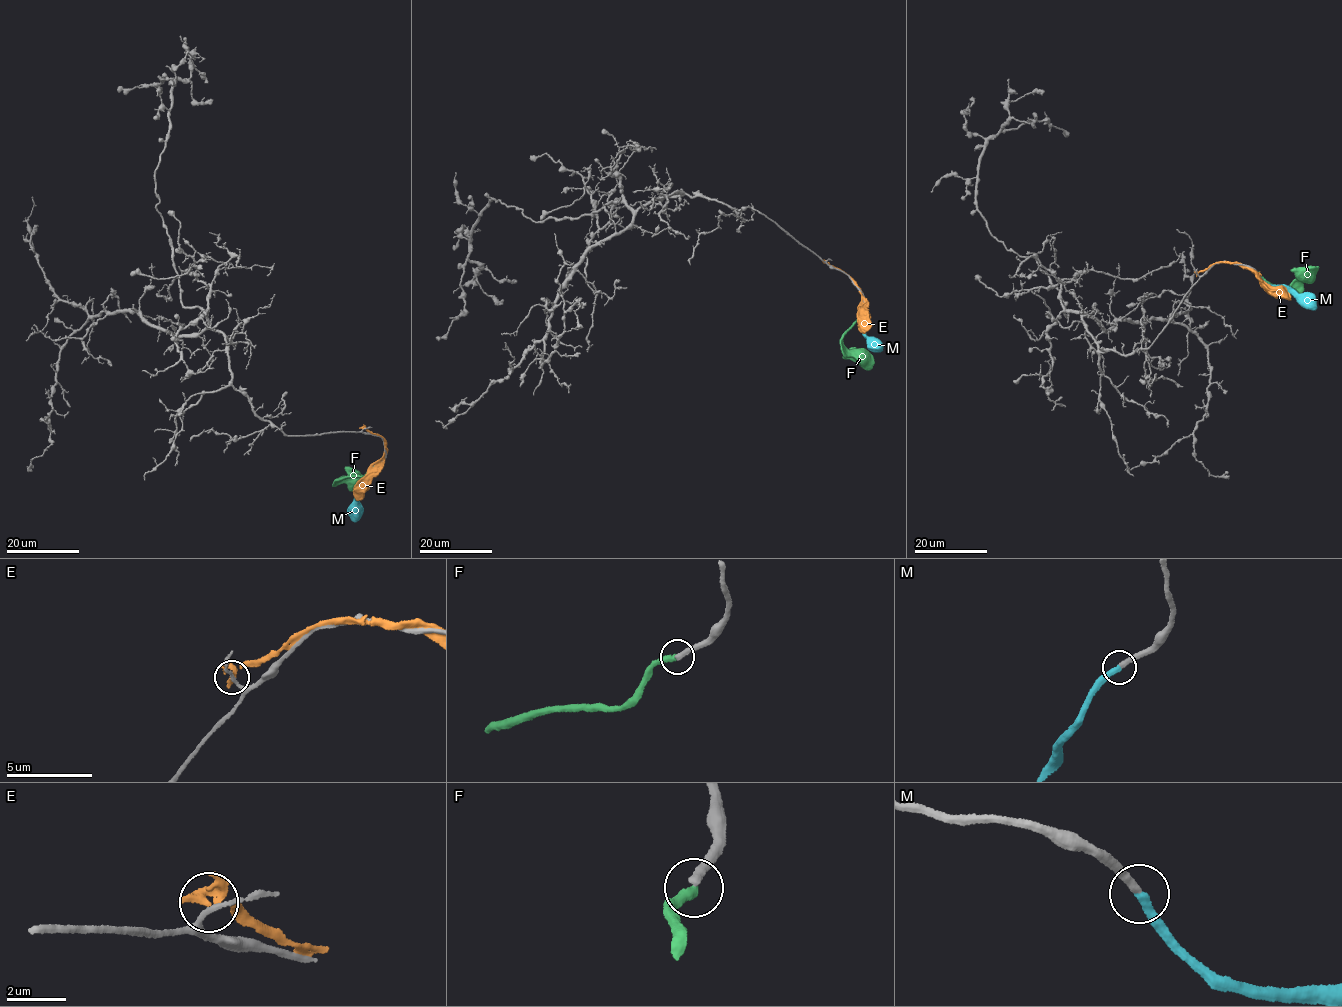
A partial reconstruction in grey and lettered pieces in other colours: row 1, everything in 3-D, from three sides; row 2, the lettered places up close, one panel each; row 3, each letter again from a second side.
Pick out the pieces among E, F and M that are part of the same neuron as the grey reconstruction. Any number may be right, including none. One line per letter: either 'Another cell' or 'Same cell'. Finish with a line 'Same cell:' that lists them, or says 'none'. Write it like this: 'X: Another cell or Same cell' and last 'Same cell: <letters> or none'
E: Another cell
F: Another cell
M: Same cell
Same cell: M

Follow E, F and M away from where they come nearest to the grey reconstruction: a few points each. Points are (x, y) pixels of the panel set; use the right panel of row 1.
E: (1197, 274), (1213, 264), (1235, 263), (1253, 270), (1268, 288), (1285, 294), (1290, 300)
F: (1258, 272), (1266, 281), (1286, 291), (1318, 266)
M: (1257, 273), (1267, 283), (1286, 288), (1316, 308)

